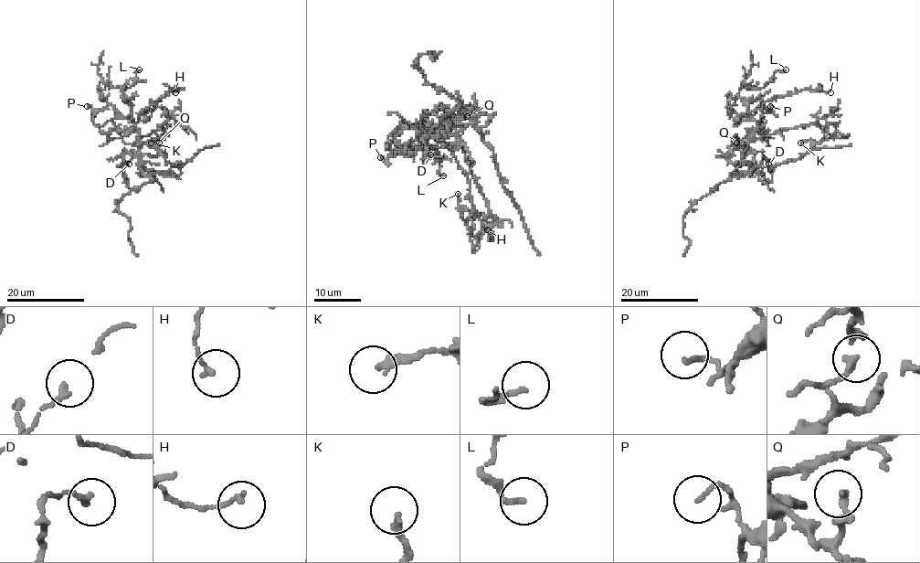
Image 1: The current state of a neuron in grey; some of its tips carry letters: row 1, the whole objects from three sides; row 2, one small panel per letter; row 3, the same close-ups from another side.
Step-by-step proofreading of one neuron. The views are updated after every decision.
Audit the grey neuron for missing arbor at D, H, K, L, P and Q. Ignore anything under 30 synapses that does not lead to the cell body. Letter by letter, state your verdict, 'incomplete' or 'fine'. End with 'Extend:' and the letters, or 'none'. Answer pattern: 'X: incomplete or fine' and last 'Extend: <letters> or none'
D: fine
H: fine
K: fine
L: fine
P: fine
Q: fine
Extend: none

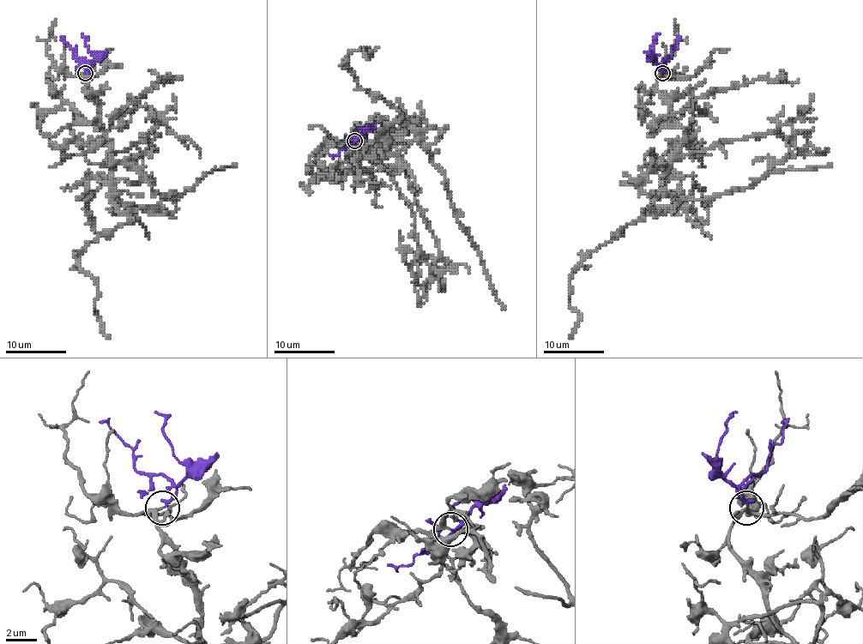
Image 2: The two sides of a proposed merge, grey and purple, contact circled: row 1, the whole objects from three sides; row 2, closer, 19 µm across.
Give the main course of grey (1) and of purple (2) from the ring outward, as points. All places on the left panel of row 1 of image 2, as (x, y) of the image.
1: (86, 72), (83, 78), (99, 107), (110, 146), (111, 200), (123, 212), (152, 209), (208, 171), (237, 164)
2: (86, 72), (90, 64), (86, 60), (77, 60), (74, 57), (74, 51), (65, 38)

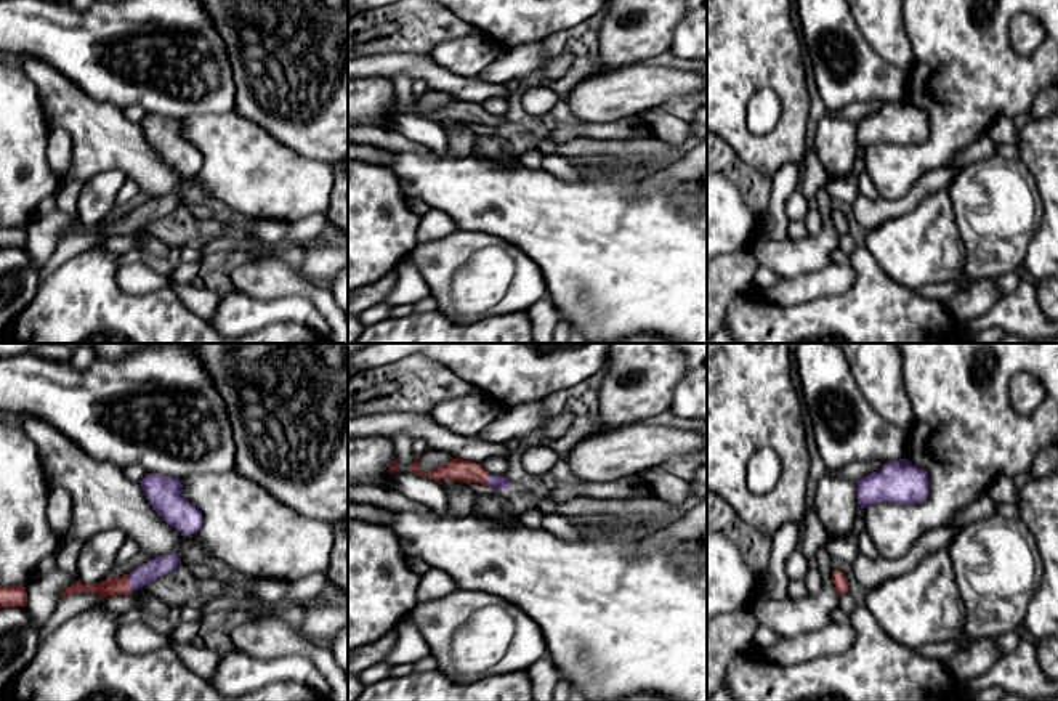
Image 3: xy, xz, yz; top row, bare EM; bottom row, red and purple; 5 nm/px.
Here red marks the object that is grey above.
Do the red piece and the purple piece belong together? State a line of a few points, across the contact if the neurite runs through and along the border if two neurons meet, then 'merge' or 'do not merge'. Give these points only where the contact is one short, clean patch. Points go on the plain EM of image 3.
line xy (113, 226), (127, 223), (157, 207); merge

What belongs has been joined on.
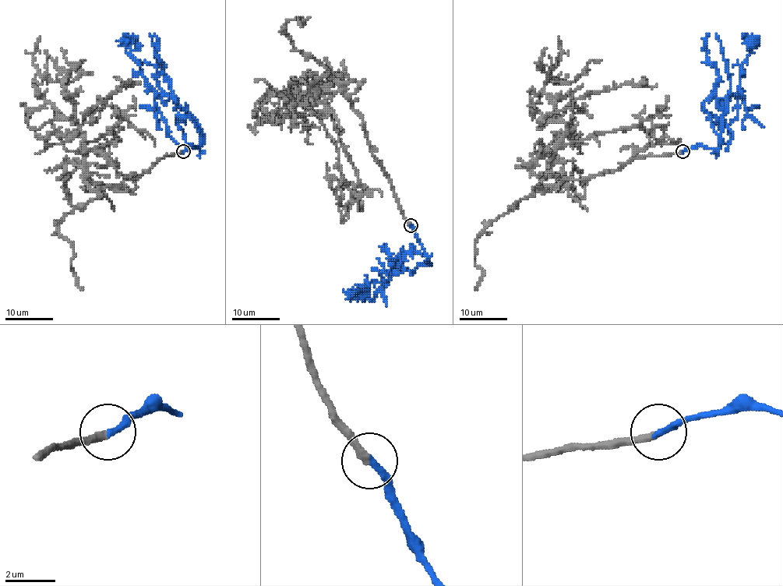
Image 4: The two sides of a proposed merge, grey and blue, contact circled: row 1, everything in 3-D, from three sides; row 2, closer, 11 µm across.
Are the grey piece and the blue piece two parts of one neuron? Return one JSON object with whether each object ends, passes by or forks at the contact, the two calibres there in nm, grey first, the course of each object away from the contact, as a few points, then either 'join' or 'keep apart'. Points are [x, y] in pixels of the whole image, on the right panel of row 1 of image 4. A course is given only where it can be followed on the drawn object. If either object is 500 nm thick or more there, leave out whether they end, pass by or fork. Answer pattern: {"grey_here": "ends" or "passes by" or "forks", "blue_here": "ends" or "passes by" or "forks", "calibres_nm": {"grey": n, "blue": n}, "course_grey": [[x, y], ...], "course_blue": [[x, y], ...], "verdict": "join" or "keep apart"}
{"grey_here": "ends", "blue_here": "ends", "calibres_nm": {"grey": 280, "blue": 260}, "course_grey": [[683, 151], [635, 157], [611, 171], [534, 189], [576, 99], [629, 82], [657, 86]], "course_blue": [[683, 151], [720, 144], [728, 97], [739, 95], [740, 66], [750, 53], [742, 33]], "verdict": "join"}

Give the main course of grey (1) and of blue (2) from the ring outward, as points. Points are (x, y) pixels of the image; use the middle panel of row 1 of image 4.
1: (410, 225), (372, 153), (361, 117), (333, 79), (320, 76), (307, 108), (333, 119), (358, 176), (356, 199)
2: (410, 225), (430, 263), (401, 270), (386, 281), (368, 283), (358, 292), (363, 291), (359, 284)

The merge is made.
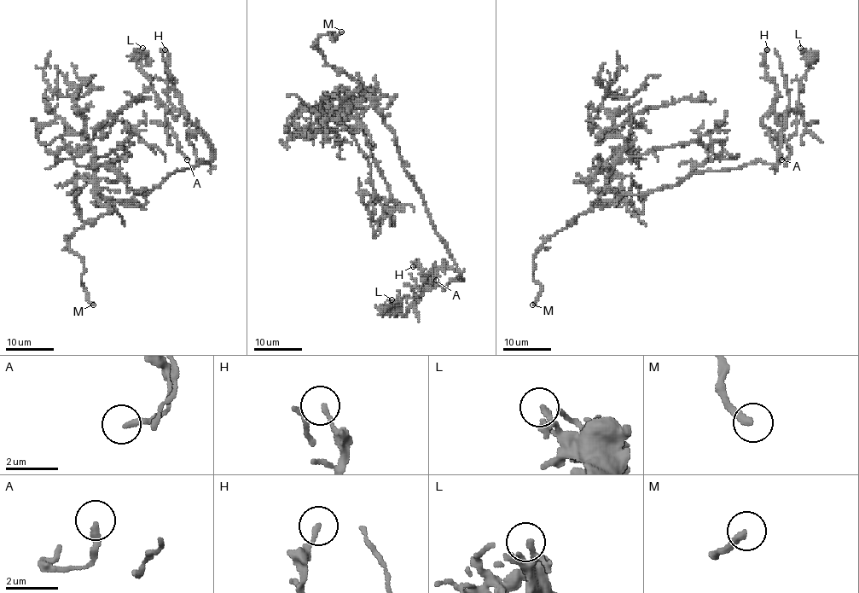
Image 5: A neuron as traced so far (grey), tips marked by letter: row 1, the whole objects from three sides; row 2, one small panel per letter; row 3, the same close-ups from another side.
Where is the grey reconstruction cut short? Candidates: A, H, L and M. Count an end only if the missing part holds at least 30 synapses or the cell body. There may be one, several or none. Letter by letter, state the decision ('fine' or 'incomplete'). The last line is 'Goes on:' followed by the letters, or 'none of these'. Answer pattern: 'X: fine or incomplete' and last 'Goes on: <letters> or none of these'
A: fine
H: fine
L: fine
M: incomplete
Goes on: M

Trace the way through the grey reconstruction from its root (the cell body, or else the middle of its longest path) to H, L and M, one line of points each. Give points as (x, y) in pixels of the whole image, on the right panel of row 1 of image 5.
H: (657, 189), (699, 171), (779, 159), (786, 124), (775, 119), (778, 89), (766, 71), (767, 49)
L: (657, 189), (699, 171), (774, 164), (786, 113), (799, 109), (799, 82), (809, 68), (800, 48)
M: (657, 189), (594, 202), (590, 211), (555, 232), (534, 256), (532, 278), (542, 291), (532, 305)

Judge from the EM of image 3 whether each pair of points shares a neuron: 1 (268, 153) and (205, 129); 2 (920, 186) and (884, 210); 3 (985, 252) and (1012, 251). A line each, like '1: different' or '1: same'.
1: same
2: same
3: same

